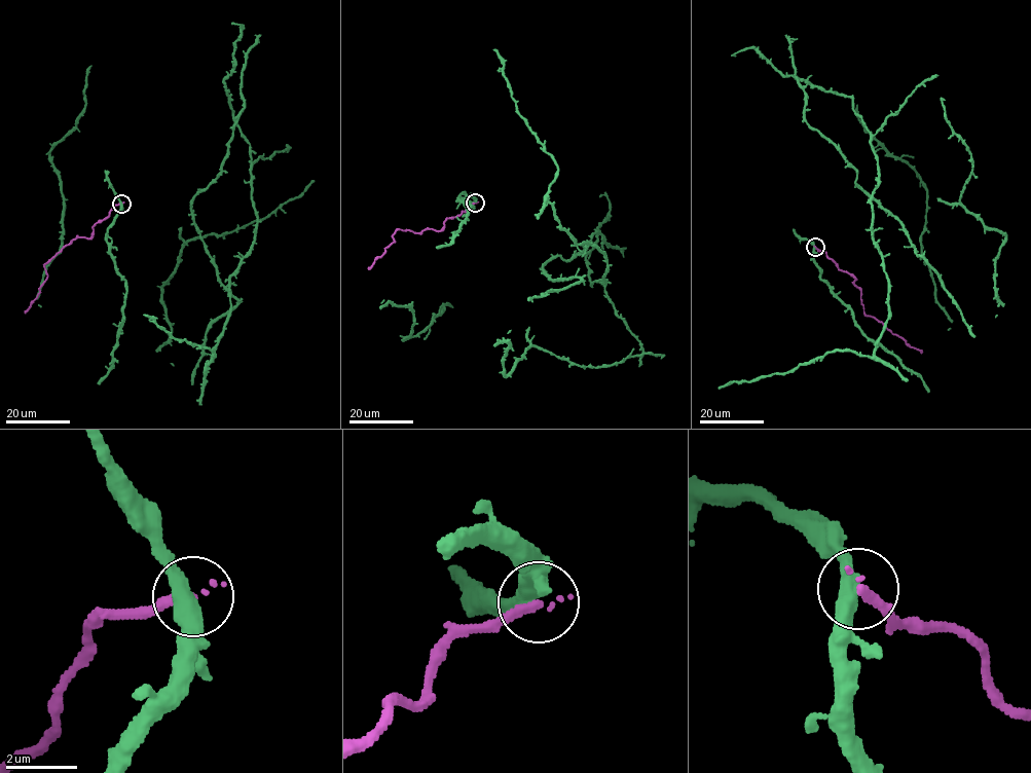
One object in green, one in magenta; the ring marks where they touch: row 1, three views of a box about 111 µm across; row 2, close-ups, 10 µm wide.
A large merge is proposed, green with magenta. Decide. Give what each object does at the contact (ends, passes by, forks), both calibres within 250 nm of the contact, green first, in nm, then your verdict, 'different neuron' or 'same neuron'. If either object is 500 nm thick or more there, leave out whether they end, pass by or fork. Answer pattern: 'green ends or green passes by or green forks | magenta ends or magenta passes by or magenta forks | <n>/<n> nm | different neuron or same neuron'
green passes by | magenta ends | 440/260 nm | different neuron

